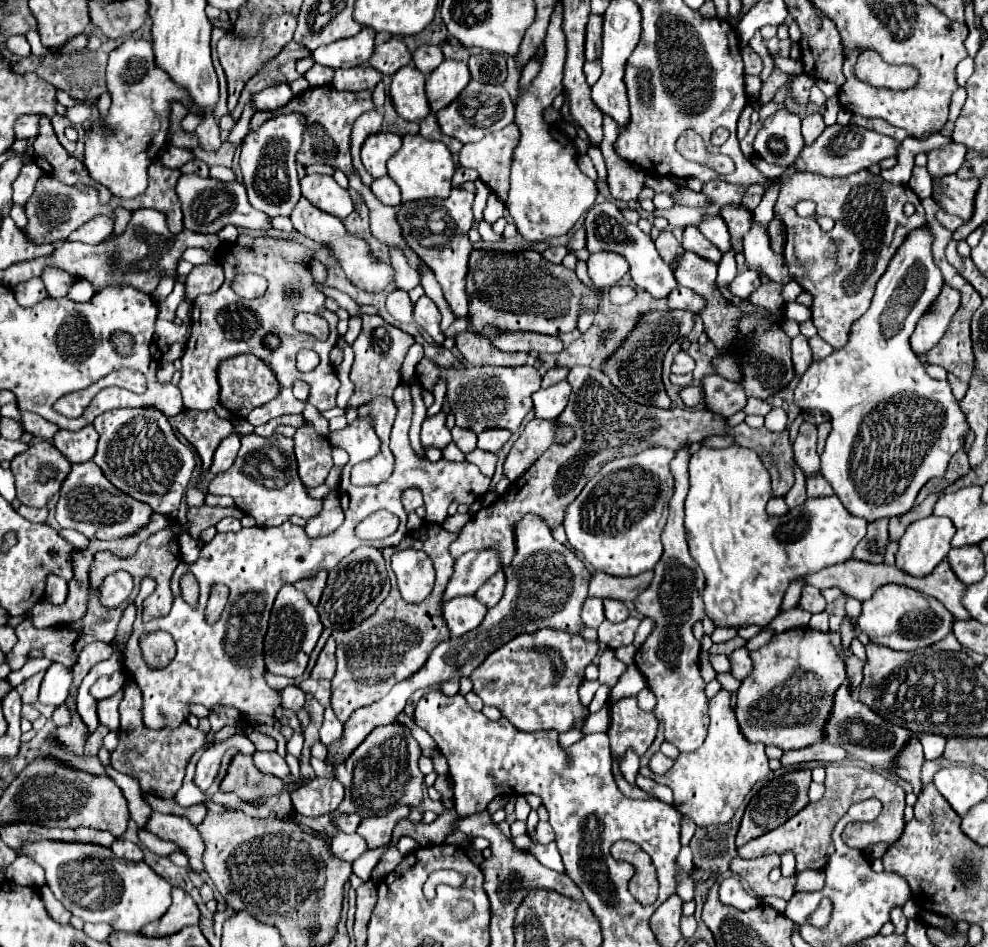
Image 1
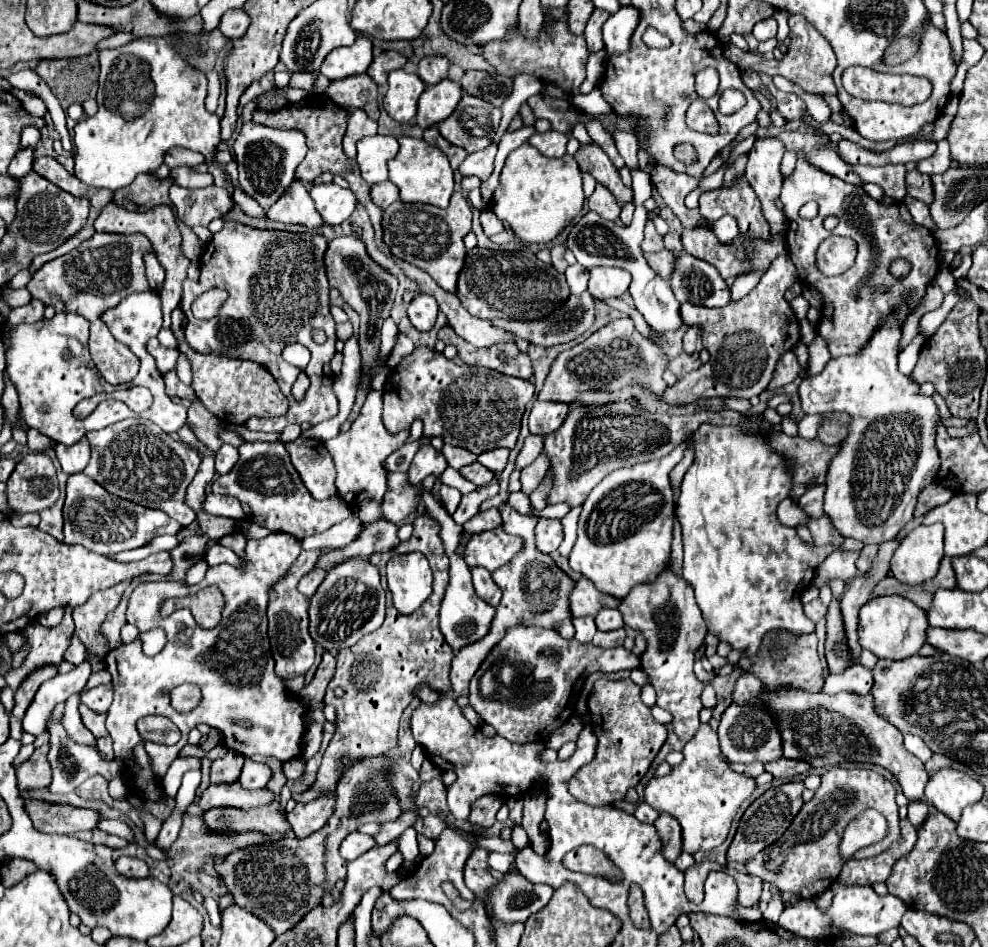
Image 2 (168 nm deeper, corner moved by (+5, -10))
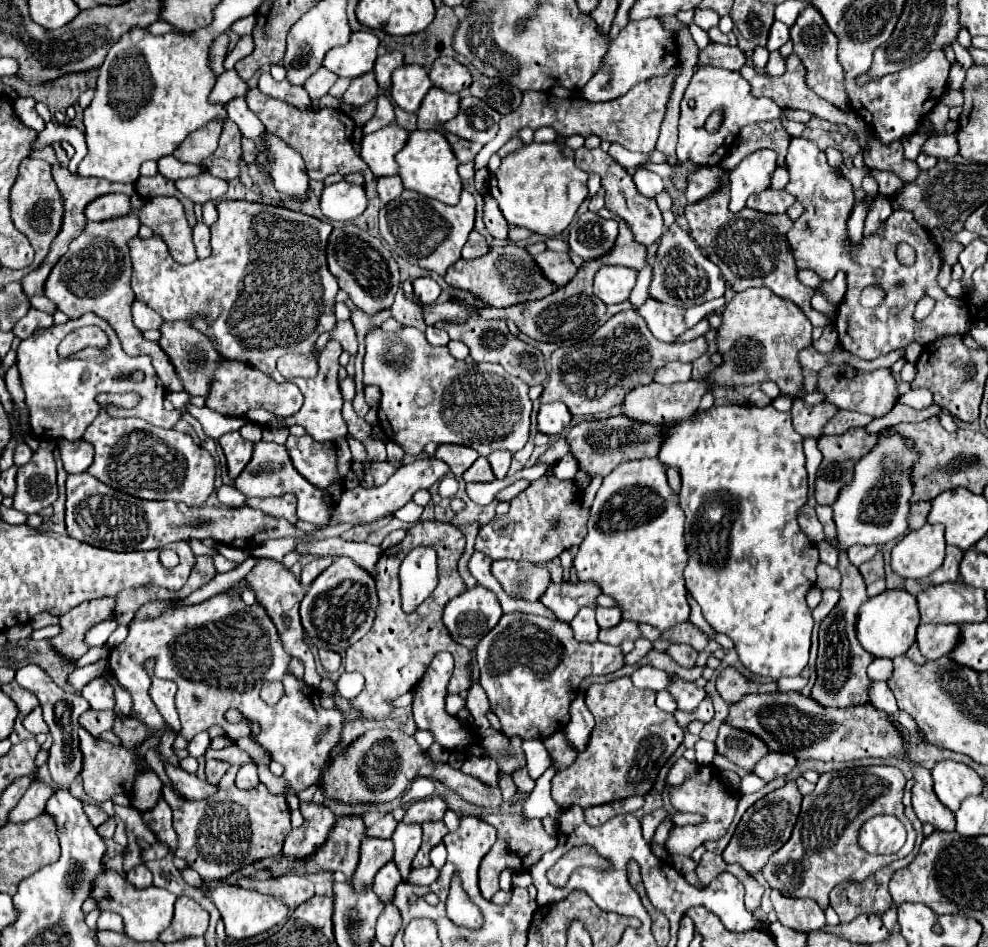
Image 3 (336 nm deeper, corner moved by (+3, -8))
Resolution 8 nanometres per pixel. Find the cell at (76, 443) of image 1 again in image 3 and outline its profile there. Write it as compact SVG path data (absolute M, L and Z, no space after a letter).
M57 440L57 448L61 452L63 466L69 474L85 472L93 464L93 446L87 444L85 440L77 440L77 442Z

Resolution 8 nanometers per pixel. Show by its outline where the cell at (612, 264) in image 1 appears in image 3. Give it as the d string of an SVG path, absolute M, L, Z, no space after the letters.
M603 266L595 274L593 292L605 304L625 302L635 286L637 270L627 266Z

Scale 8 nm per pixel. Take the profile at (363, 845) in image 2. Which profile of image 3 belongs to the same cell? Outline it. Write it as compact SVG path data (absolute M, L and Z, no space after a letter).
M387 814L365 830L365 838L391 838L395 826L397 826L397 822L393 820L391 814Z

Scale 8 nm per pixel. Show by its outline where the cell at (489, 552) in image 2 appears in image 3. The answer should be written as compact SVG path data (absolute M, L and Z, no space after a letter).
M539 478L535 482L529 484L527 490L523 490L517 498L511 500L511 508L507 514L503 516L495 516L489 524L485 524L477 538L475 538L475 550L483 552L485 556L493 558L493 560L501 560L501 558L511 558L511 560L527 560L527 562L549 562L551 558L559 556L563 550L571 548L571 546L579 546L587 534L585 522L587 522L589 510L585 510L581 506L581 496L577 496L575 486L571 480L561 482L557 478Z

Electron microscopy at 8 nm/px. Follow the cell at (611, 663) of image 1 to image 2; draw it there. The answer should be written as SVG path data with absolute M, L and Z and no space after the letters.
M607 678L597 680L587 698L587 710L591 714L591 730L597 736L597 750L593 762L579 768L569 780L569 792L589 806L609 806L615 800L623 800L627 790L637 786L647 774L667 740L667 726L651 716L651 708L641 702L641 686L631 678L615 682Z

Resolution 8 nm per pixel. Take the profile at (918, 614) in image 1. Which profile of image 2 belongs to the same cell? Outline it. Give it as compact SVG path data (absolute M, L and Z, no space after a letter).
M893 594L893 596L877 596L865 602L859 610L859 644L861 648L873 652L877 658L889 660L903 660L913 654L925 644L925 630L927 630L925 610L909 602L907 598Z

